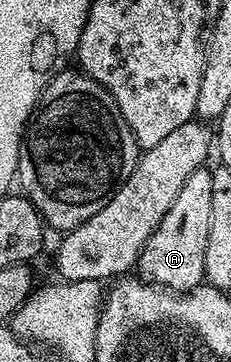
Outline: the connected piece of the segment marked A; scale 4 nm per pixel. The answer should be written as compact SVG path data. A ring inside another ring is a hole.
M207 166L190 173L190 181L182 185L182 193L174 197L170 213L162 217L158 229L146 241L138 260L139 278L168 288L169 291L187 292L205 282L204 258L206 241L210 241L210 192L212 173Z

